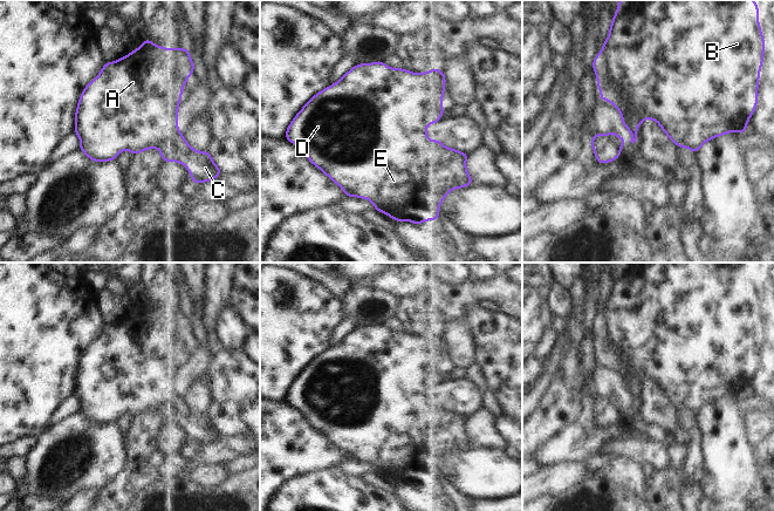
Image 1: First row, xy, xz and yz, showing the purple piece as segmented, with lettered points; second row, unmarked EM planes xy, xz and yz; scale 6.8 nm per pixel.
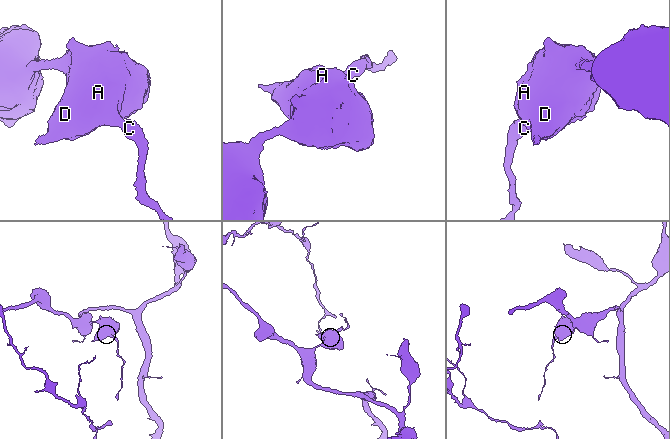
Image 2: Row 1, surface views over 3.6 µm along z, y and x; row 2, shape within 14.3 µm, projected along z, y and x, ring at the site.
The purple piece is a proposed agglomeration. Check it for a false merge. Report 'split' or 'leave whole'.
split

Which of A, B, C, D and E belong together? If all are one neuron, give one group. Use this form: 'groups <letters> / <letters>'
groups A B D E / C

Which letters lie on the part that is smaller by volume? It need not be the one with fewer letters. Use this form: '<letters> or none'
C

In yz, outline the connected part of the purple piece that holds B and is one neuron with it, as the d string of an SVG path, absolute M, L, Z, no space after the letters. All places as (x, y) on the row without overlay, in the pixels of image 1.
M619 263L611 282L609 298L601 314L595 318L591 329L596 336L597 352L601 354L598 362L610 364L617 370L622 380L622 388L631 397L631 406L636 404L638 389L645 381L656 383L678 410L685 410L698 416L704 406L715 400L728 395L746 396L749 381L758 368L758 350L765 311L766 305L759 285L759 267L754 263Z

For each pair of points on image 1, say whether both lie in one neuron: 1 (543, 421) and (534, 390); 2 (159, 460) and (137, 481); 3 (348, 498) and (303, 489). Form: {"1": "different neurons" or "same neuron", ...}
{"1": "different neurons", "2": "different neurons", "3": "same neuron"}

